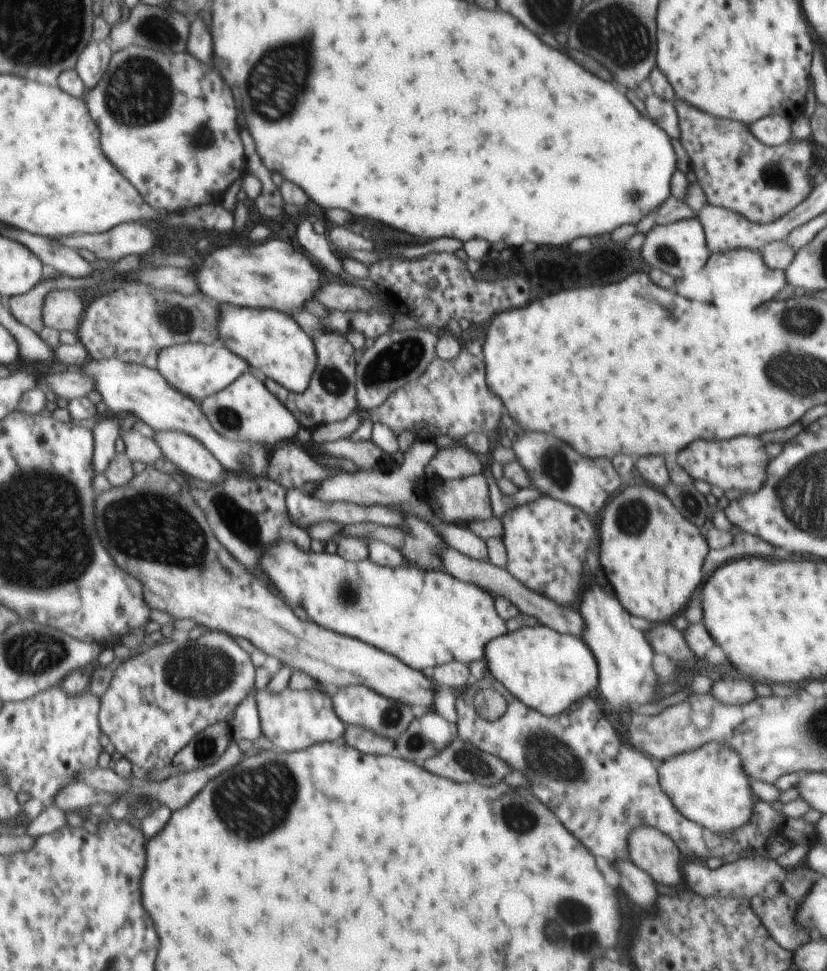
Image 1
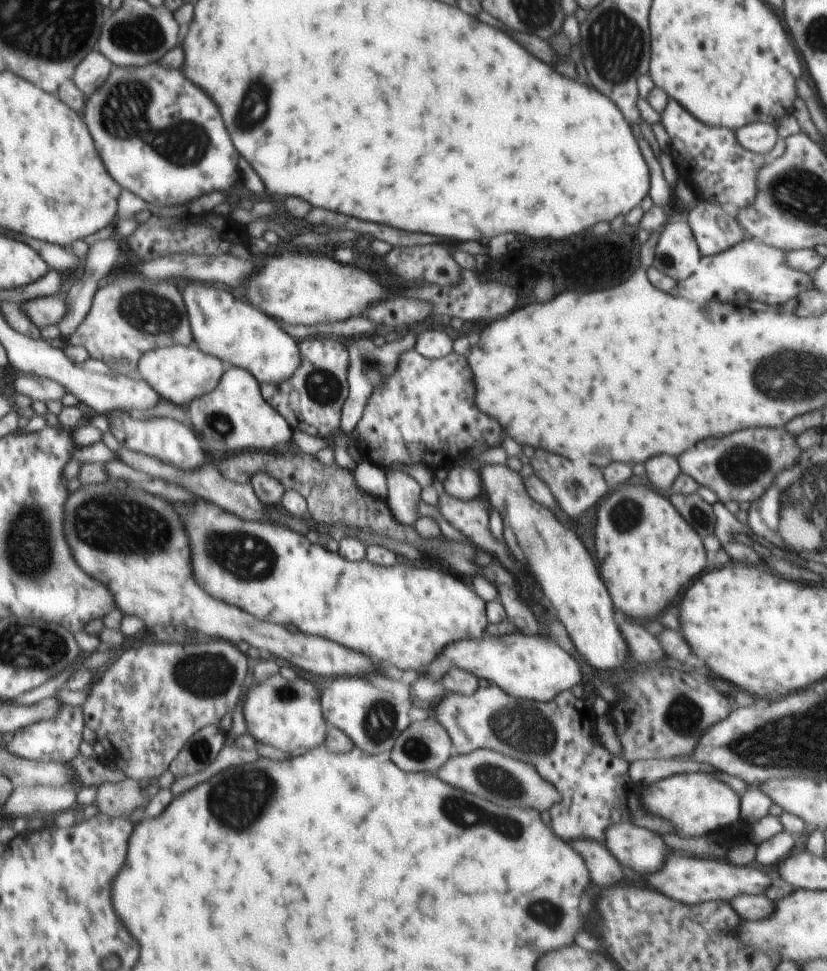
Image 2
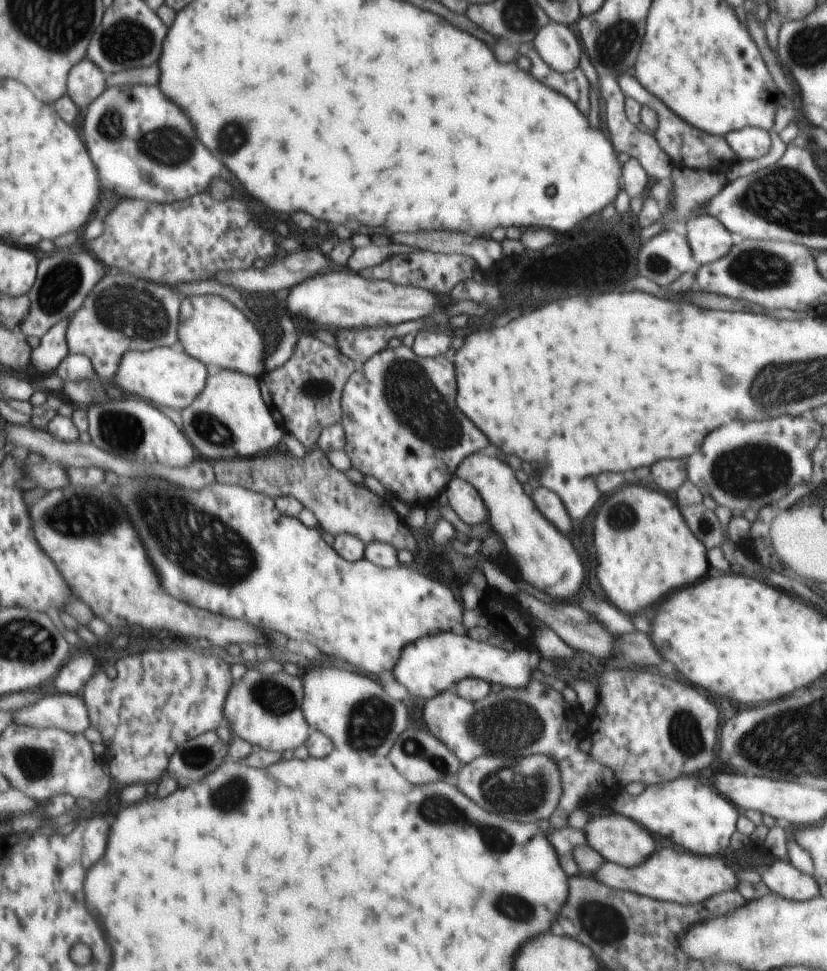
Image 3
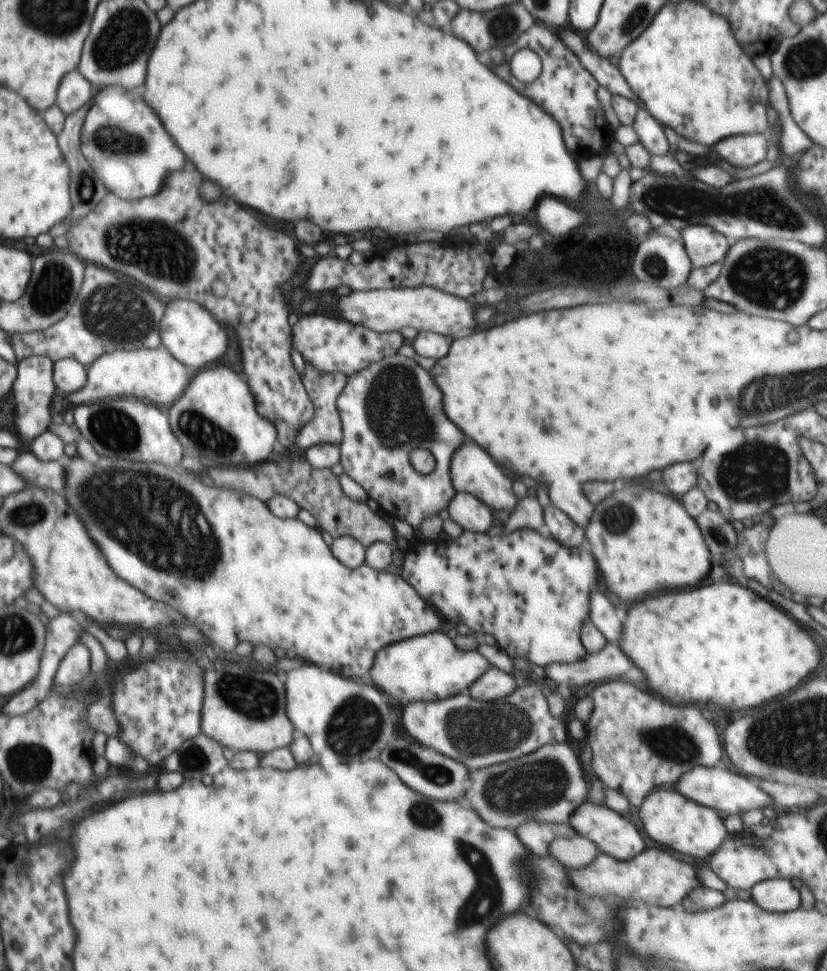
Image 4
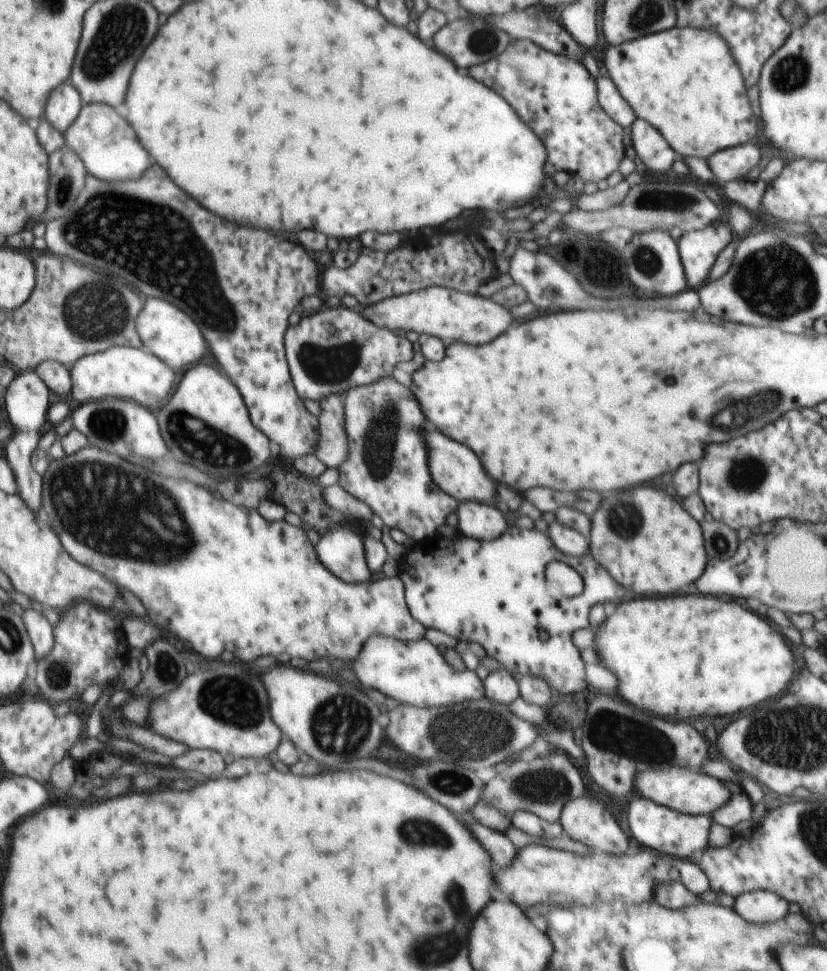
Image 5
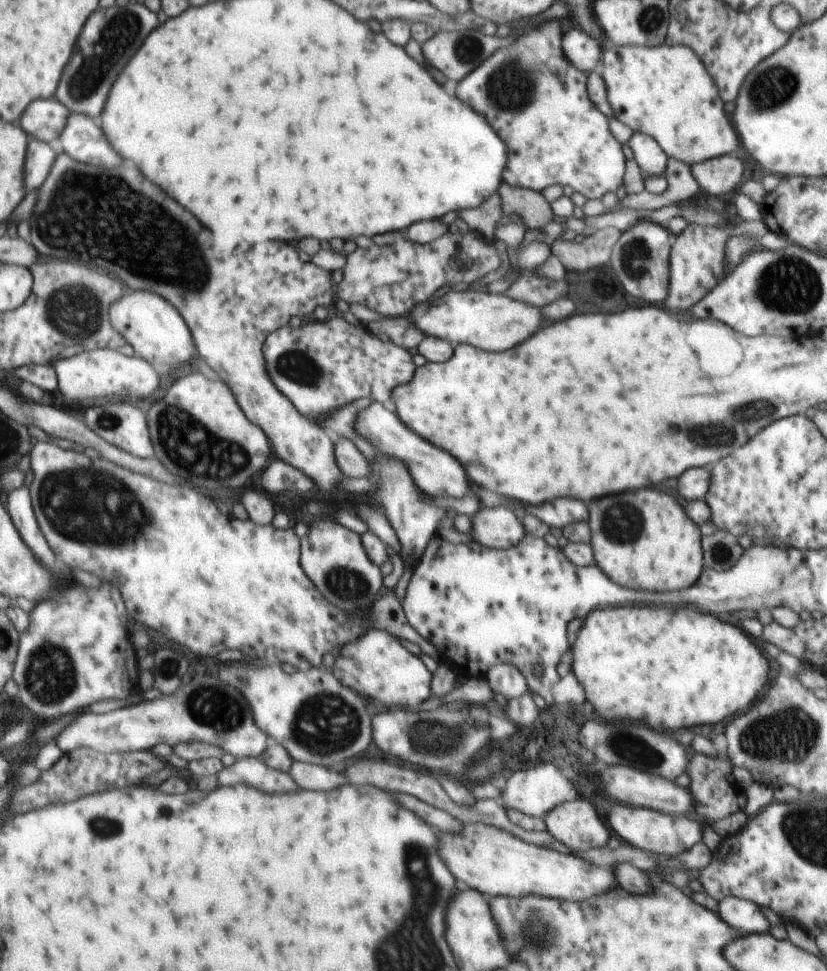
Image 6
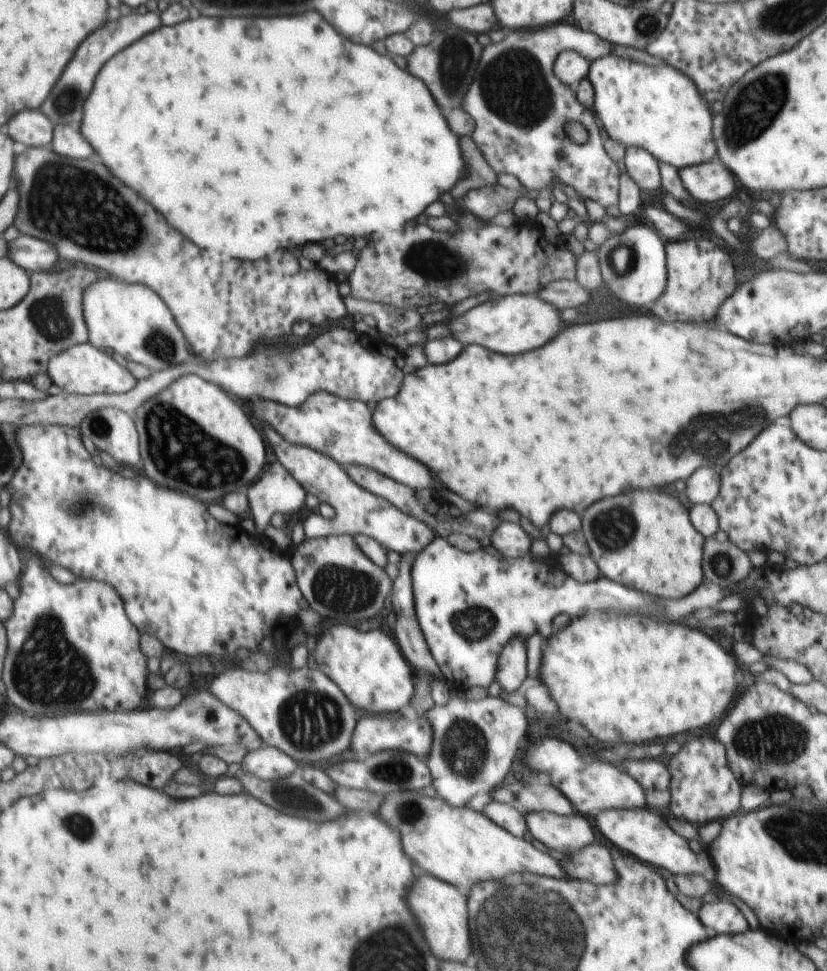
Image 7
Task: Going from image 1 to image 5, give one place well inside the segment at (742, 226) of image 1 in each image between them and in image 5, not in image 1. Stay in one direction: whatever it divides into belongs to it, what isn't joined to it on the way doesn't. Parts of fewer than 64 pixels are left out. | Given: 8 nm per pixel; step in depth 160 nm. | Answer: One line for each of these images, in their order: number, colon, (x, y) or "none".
2: (715, 230)
3: (709, 241)
4: (705, 246)
5: (698, 249)

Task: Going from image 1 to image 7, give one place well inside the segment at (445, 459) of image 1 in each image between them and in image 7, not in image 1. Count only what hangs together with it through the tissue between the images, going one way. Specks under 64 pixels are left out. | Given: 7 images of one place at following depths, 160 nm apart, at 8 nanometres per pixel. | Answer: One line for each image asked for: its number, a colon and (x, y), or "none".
2: (464, 483)
3: (465, 500)
4: (465, 509)
5: (484, 521)
6: (497, 527)
7: (509, 539)

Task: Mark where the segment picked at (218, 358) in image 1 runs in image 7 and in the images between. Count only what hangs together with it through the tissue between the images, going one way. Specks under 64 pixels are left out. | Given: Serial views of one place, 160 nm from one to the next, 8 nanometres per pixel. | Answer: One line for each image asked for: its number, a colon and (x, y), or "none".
2: (178, 373)
3: (168, 376)
4: (154, 375)
5: (123, 372)
6: (100, 372)
7: (83, 369)

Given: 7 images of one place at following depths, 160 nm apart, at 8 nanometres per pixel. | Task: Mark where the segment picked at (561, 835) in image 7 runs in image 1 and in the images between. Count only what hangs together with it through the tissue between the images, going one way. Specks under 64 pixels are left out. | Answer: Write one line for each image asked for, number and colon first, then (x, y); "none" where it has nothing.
1: (654, 852)
2: (634, 846)
3: (620, 839)
4: (613, 834)
5: (585, 820)
6: (576, 824)

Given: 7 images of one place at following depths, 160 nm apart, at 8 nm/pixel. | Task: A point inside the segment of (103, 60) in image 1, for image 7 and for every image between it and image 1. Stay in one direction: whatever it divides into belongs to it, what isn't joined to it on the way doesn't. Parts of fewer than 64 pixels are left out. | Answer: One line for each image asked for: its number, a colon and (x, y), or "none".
2: (92, 72)
3: (86, 81)
4: (74, 92)
5: (63, 104)
6: (45, 120)
7: (33, 128)

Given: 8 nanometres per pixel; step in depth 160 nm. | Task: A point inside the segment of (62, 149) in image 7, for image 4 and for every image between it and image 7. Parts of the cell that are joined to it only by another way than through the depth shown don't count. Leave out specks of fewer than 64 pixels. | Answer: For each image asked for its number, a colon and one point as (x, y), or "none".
4: (118, 128)
5: (103, 140)
6: (82, 138)

